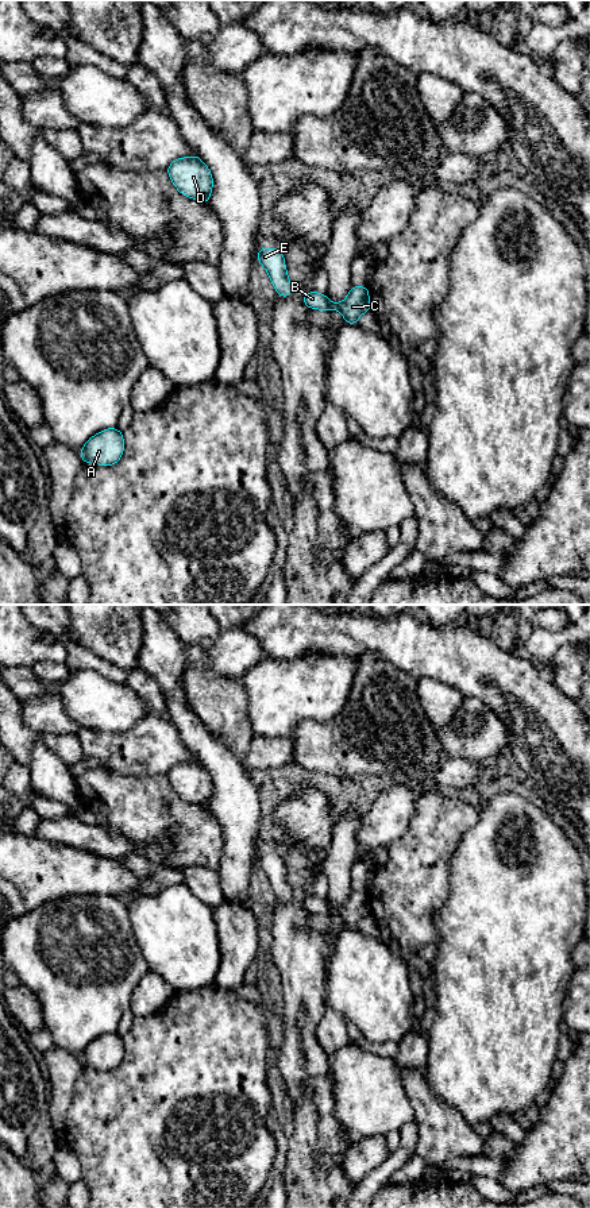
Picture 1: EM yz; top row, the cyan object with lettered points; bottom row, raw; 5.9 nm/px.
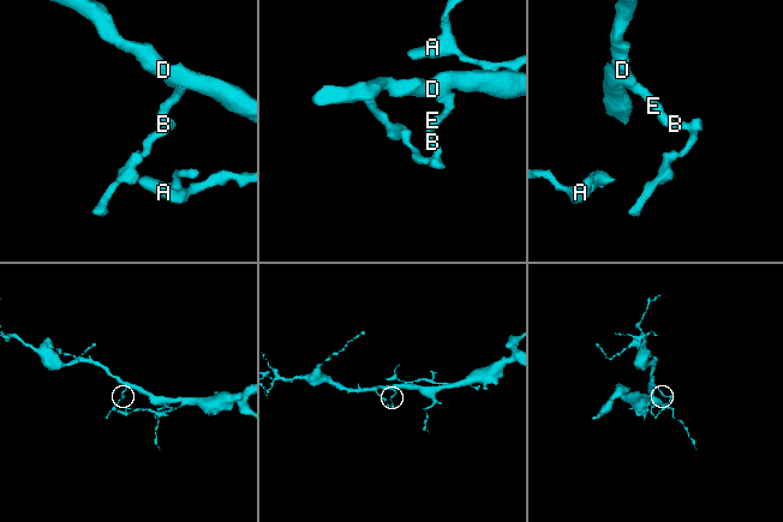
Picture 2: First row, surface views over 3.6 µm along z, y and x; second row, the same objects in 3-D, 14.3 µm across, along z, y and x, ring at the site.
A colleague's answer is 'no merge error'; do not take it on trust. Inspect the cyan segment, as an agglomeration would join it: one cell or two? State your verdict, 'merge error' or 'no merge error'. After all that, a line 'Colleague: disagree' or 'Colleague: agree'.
no merge error
Colleague: agree

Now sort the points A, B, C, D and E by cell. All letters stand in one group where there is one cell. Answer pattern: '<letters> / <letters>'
A B C D E

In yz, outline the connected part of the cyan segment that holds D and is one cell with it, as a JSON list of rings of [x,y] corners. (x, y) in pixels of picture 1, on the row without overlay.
[[[196,759],[173,765],[166,776],[178,796],[189,803],[209,808],[213,791],[212,779]]]

